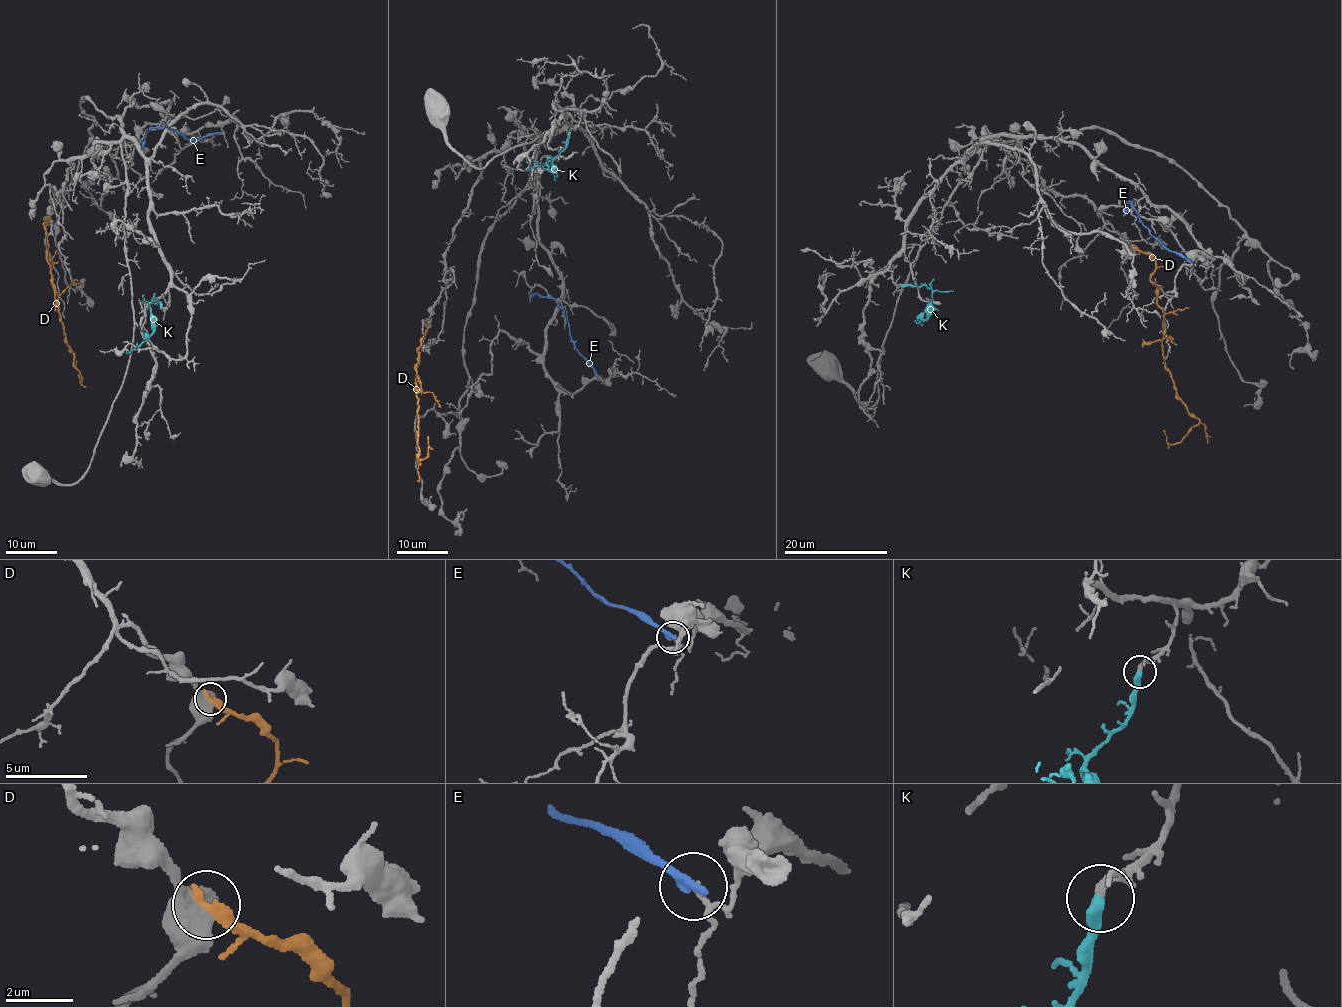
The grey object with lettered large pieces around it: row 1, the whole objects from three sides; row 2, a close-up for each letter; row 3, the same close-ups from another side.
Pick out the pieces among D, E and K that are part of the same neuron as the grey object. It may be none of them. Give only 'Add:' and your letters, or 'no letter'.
Add: K

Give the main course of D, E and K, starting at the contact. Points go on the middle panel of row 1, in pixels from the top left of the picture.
D: (427, 324), (427, 332), (417, 350), (415, 371), (419, 463), (427, 456), (427, 436)
E: (596, 374), (577, 350), (567, 315), (556, 300), (536, 293), (530, 296)
K: (570, 132), (567, 146), (553, 161), (552, 171), (529, 166), (525, 161)

